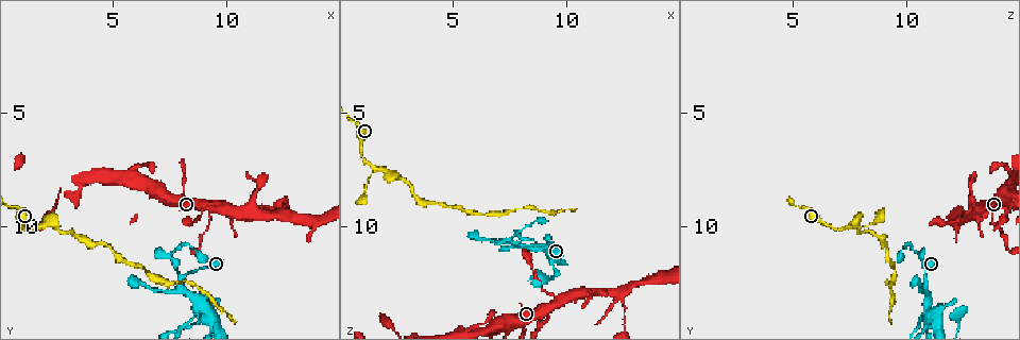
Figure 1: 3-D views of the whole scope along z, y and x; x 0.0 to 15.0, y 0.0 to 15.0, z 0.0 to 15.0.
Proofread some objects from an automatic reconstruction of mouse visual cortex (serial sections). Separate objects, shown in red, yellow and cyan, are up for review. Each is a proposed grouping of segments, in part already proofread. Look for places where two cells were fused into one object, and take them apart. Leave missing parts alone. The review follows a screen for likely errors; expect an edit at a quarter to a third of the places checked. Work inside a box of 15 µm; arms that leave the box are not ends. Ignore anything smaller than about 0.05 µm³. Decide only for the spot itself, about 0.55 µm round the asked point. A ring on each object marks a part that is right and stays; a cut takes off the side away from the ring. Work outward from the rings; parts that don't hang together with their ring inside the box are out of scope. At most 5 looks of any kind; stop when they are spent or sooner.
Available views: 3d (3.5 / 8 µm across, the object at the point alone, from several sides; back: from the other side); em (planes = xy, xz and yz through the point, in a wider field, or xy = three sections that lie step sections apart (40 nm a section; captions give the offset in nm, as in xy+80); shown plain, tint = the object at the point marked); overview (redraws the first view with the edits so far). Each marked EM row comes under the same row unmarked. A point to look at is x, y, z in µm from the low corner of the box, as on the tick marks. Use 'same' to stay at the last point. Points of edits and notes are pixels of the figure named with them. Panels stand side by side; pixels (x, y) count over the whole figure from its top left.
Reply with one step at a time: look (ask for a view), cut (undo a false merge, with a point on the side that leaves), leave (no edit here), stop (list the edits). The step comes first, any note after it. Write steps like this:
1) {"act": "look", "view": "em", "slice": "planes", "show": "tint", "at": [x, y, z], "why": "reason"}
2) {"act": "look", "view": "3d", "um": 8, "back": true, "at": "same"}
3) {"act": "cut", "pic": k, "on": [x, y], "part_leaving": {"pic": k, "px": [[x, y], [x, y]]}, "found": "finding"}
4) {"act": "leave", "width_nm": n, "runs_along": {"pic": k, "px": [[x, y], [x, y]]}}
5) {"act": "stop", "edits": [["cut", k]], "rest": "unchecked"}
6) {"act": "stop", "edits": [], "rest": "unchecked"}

{"act": "look", "view": "3d", "um": 3.5, "at": [1.4, 10.0, 7.3], "why": "side arm on a straight run"}

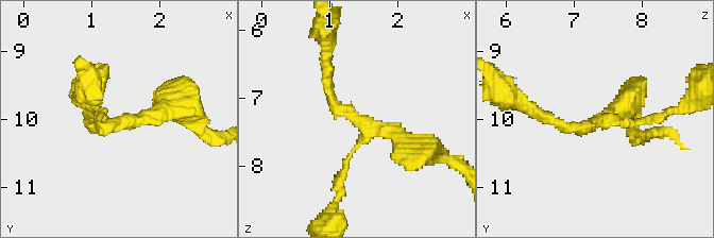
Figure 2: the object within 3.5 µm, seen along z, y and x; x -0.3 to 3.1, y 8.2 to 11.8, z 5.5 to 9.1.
{"act": "look", "view": "em", "slice": "xy", "step": 3, "show": "tint", "at": [1.55, 10.00, 7.40], "arms": 3, "arm_widths_nm": [150, 150, 350]}

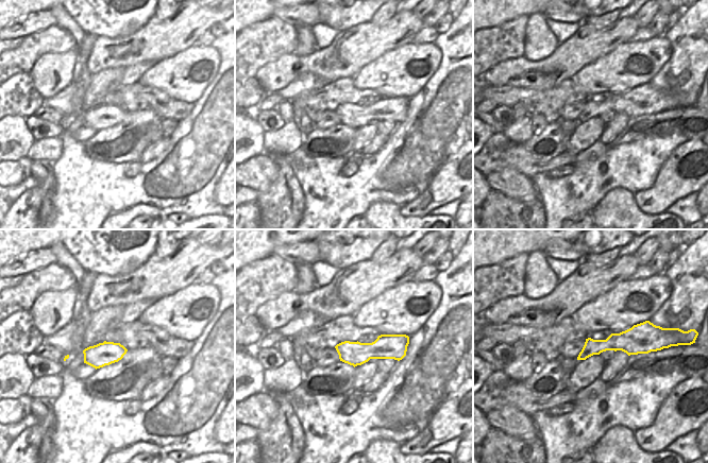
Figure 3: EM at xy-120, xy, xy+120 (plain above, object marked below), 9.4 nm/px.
{"act": "leave", "runs_along": {"pic": 2, "px": [[328, 75], [335, 105], [426, 154]]}, "found": "all the same cell"}

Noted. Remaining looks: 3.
{"act": "look", "view": "3d", "um": 8, "at": [8.1, 12.3, 10.8], "why": "calibre changes"}

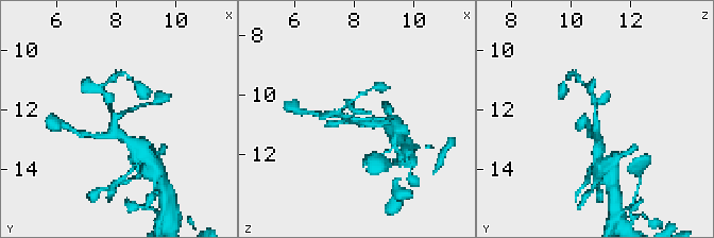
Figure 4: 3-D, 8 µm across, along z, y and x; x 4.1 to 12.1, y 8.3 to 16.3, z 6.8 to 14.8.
{"act": "look", "view": "em", "slice": "xy", "step": 2, "show": "tint", "at": [8.1, 12.2, 10.8], "arms": 4, "arm_widths_nm": [100, 150, 200, 250], "why": "now the EM"}

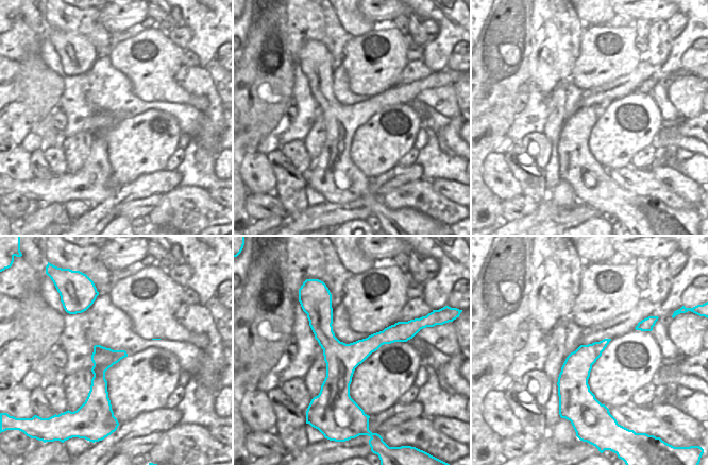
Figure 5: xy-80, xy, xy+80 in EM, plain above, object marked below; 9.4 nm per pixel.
{"act": "leave", "runs_along": {"pic": 4, "px": [[143, 103], [115, 119], [130, 141]]}, "found": "all the same cell"}

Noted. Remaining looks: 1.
{"act": "stop", "edits": [], "rest": "unchecked"}

